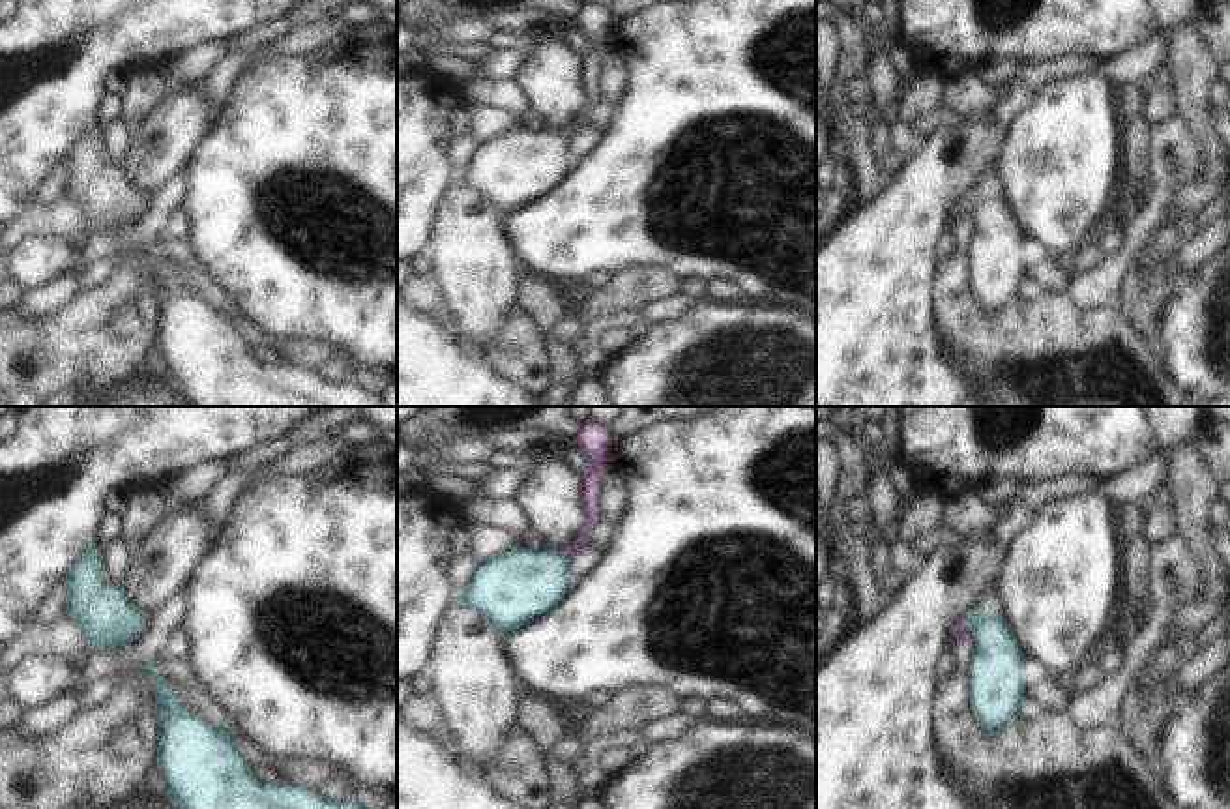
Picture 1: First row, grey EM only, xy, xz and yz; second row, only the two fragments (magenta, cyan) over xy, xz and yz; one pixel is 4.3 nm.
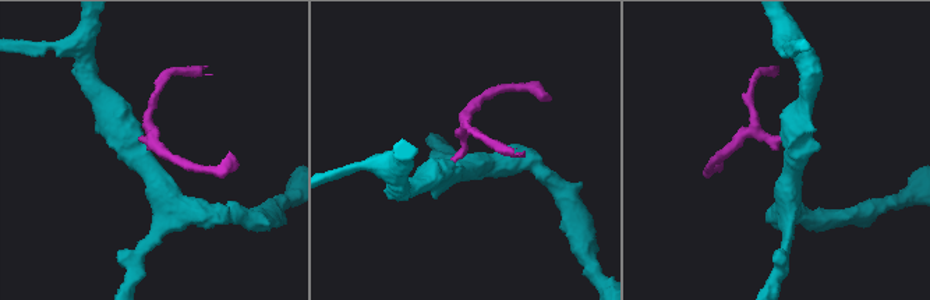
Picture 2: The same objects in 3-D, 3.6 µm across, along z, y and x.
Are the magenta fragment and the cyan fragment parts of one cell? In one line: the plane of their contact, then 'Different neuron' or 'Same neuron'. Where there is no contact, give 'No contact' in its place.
Touches magenta in yz. Same neuron.

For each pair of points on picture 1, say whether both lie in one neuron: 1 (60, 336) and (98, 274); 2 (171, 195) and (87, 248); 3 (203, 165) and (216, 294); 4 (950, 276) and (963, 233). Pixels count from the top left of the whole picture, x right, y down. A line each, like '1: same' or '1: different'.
1: different
2: same
3: different
4: different

